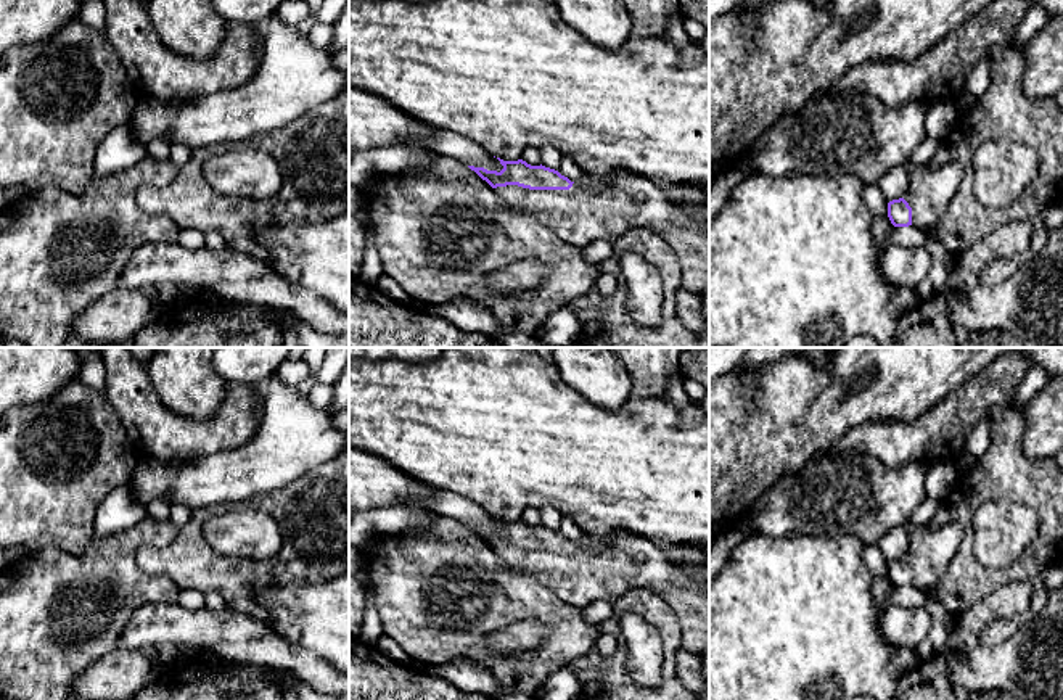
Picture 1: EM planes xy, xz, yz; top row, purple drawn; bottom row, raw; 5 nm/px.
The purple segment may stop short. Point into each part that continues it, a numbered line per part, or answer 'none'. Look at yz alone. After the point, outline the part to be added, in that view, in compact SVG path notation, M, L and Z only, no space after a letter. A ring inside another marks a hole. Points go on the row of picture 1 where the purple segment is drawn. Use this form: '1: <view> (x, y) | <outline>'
1: yz (930, 190) | M957 161L934 167L931 163L907 163L909 188L904 200L912 208L912 225L926 230L946 212L963 179Z

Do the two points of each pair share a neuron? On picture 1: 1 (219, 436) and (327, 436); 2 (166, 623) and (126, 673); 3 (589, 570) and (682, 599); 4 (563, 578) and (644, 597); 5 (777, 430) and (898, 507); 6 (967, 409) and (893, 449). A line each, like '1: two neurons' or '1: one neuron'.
1: two neurons
2: two neurons
3: one neuron
4: two neurons
5: two neurons
6: one neuron

